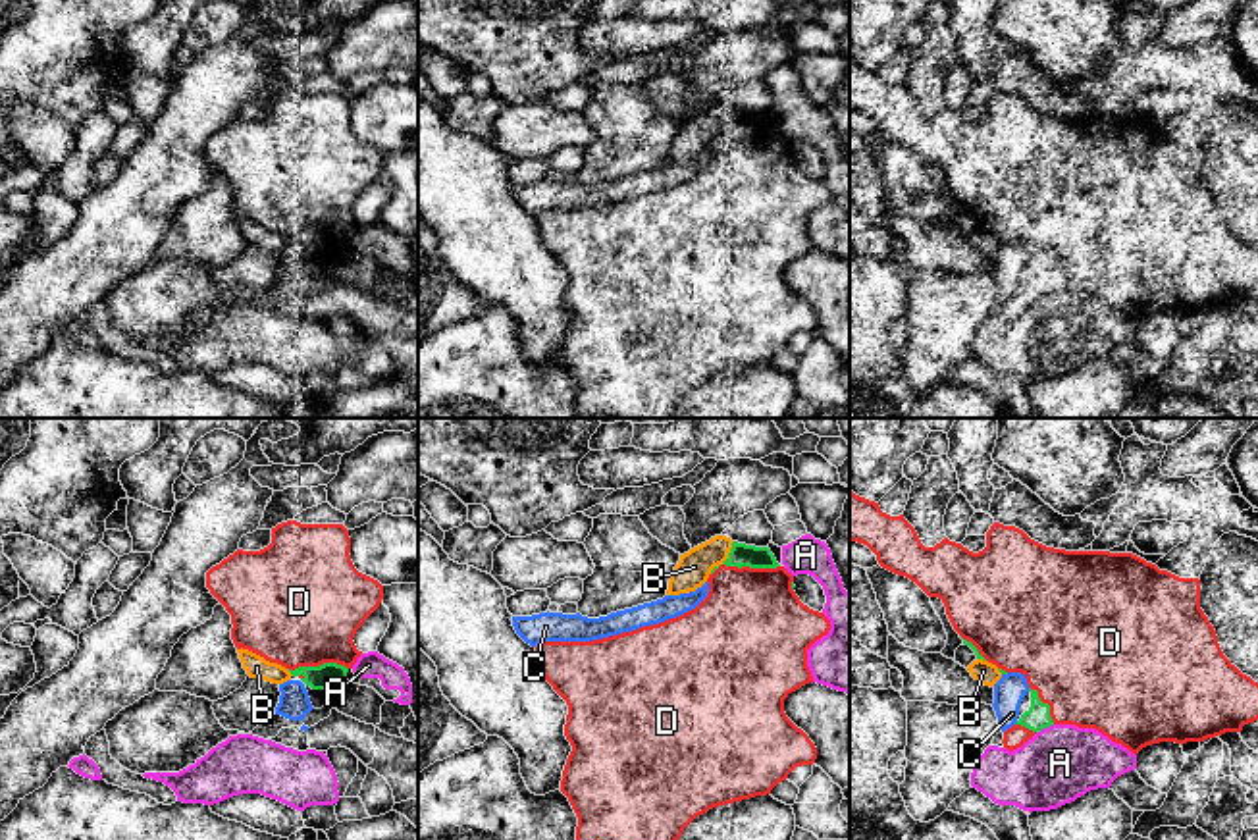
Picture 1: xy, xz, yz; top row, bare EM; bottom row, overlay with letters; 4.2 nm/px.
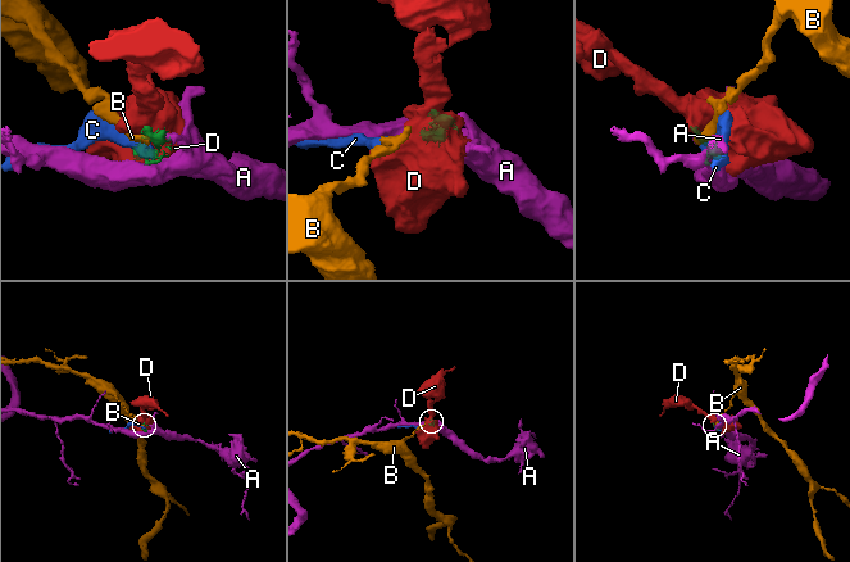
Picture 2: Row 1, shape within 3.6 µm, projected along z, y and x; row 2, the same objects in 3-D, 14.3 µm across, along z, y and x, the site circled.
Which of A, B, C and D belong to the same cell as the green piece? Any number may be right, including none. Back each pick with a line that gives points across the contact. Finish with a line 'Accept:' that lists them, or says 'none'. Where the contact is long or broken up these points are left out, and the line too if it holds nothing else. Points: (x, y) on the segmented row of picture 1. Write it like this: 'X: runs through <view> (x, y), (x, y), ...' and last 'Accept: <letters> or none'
Accept: D

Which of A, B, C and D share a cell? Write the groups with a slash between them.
A / B / C / D

